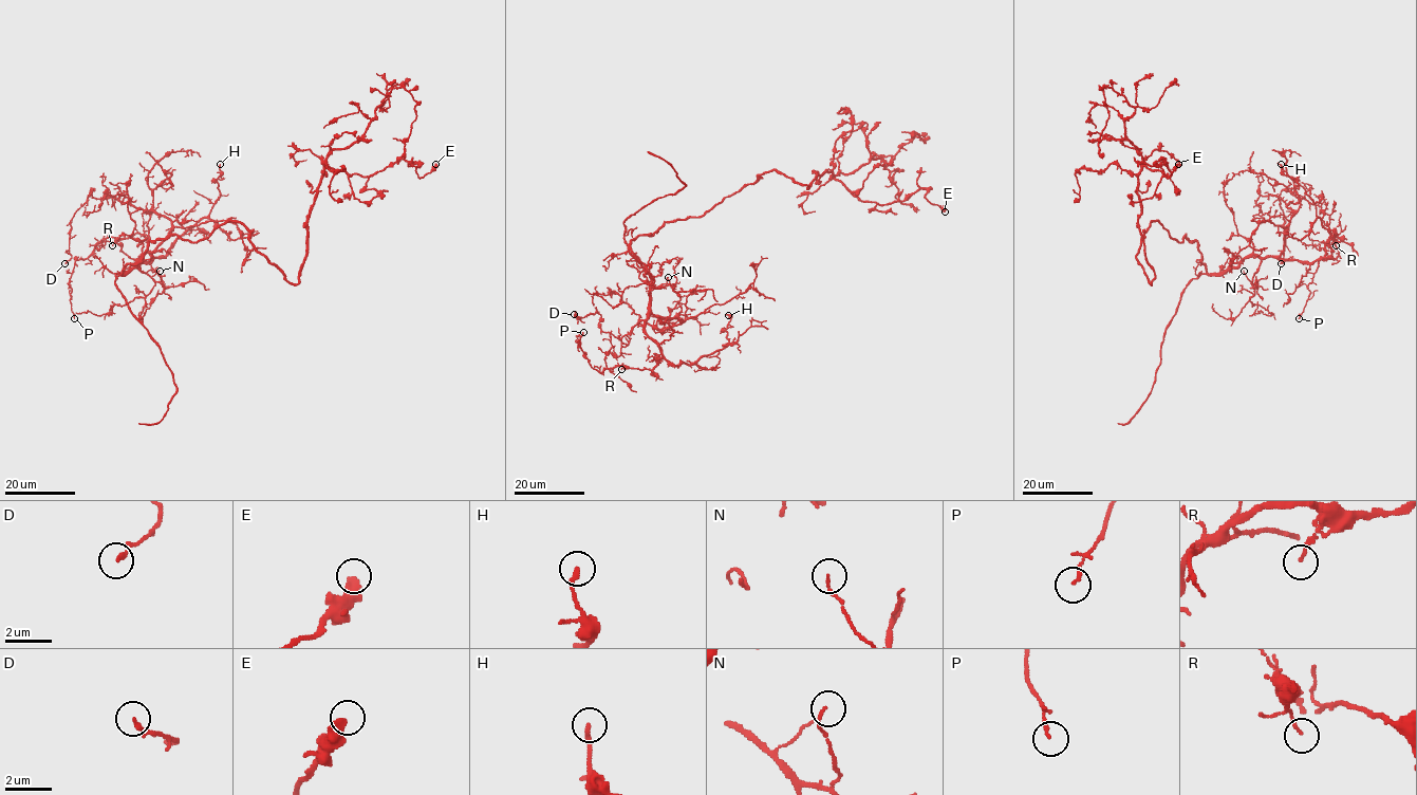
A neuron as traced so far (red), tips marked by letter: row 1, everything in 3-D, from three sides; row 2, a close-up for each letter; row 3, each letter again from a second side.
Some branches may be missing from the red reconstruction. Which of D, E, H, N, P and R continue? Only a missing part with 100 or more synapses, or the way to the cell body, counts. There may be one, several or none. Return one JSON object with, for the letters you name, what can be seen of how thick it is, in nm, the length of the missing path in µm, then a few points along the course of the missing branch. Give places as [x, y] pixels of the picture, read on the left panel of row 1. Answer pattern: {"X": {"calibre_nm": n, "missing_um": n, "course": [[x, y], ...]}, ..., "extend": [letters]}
{"extend": []}

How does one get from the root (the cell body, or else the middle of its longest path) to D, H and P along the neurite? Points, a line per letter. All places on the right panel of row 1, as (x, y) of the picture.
D: (1163, 226), (1195, 240), (1219, 275), (1282, 252), (1297, 211), (1286, 206), (1305, 198), (1286, 190), (1281, 263)
H: (1163, 226), (1195, 240), (1213, 275), (1253, 256), (1328, 258), (1330, 234), (1313, 200), (1281, 164)
P: (1163, 226), (1195, 240), (1213, 275), (1253, 256), (1312, 262), (1336, 234), (1339, 255), (1319, 261), (1299, 318)

